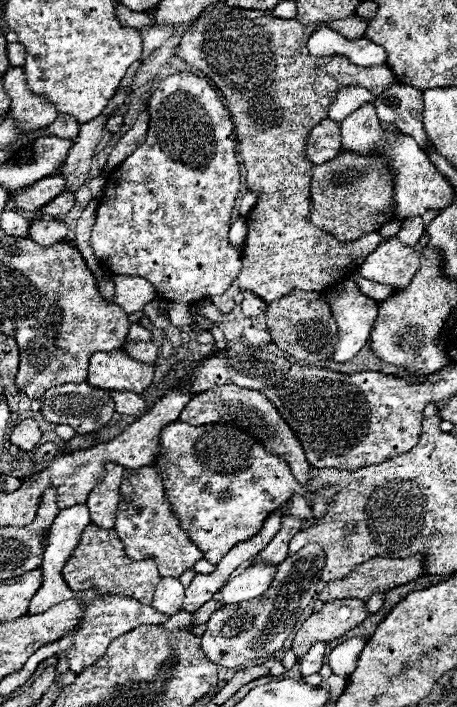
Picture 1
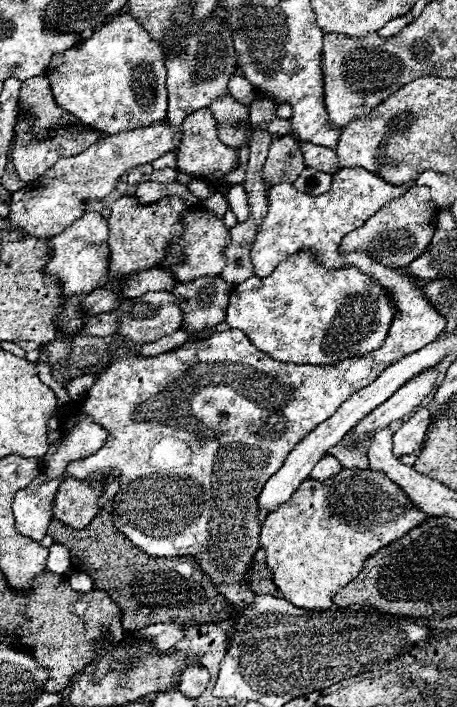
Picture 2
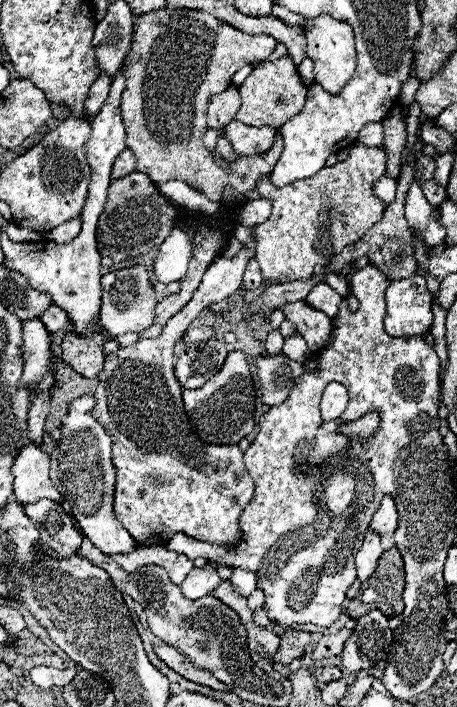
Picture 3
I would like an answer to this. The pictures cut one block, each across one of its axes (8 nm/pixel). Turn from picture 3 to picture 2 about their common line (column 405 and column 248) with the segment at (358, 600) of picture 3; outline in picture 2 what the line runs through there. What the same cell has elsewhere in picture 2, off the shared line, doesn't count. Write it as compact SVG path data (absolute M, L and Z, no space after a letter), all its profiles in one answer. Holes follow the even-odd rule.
M262 548L254 554L254 562L250 566L250 582L248 582L248 586L256 596L268 594L268 596L282 598L282 592L276 588L276 584L272 580L272 572L266 566L266 552Z

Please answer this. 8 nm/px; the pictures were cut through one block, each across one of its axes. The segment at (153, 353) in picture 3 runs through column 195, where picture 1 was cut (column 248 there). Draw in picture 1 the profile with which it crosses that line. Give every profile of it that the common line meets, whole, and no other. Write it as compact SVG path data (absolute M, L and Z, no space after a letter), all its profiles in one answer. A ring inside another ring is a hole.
M246 292L246 294L242 294L242 296L244 296L242 314L244 314L246 318L258 318L258 316L262 316L262 314L266 312L268 304L264 304L258 296L252 296L250 292ZM172 422L160 430L160 452L156 454L156 472L164 482L164 496L172 506L172 512L180 520L180 526L188 534L190 542L198 546L204 558L210 564L218 564L238 542L252 538L270 516L272 510L280 508L292 494L303 494L308 505L312 507L312 493L296 482L290 472L290 466L284 458L266 452L266 448L244 434L240 428L232 424L206 424L206 426L190 426L186 422Z

